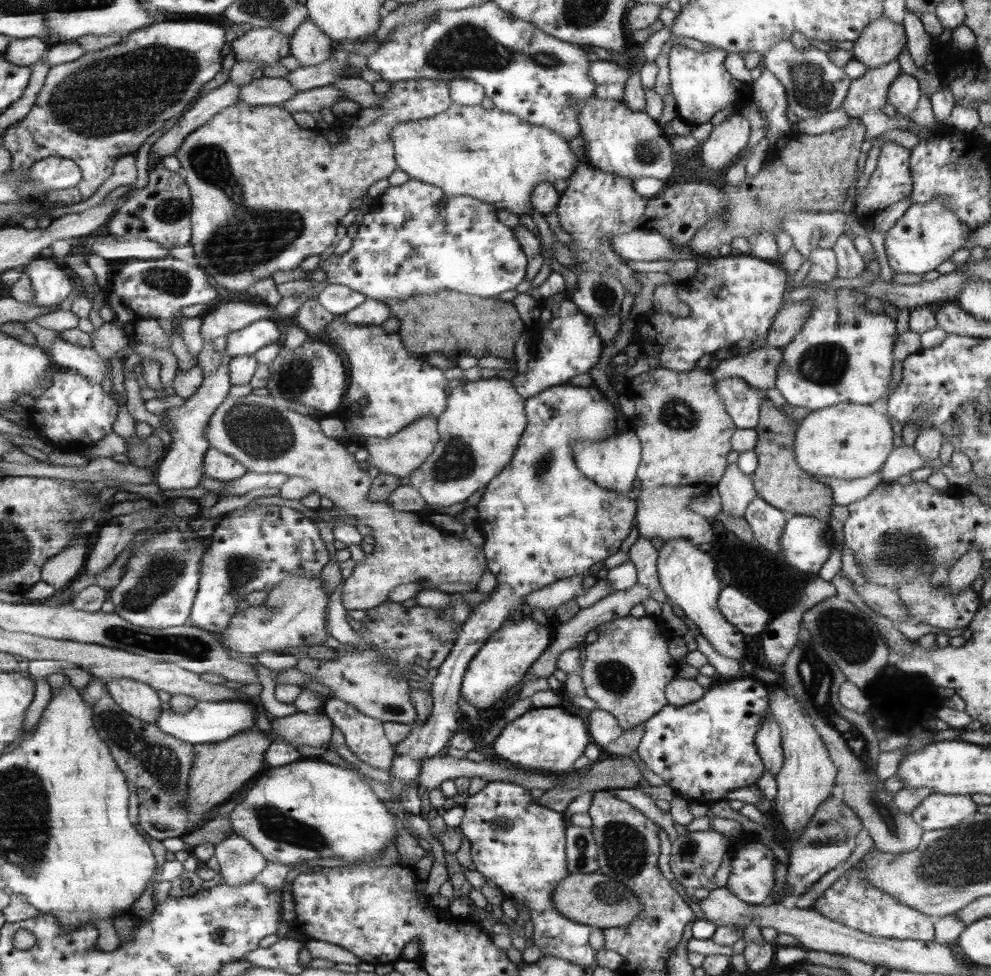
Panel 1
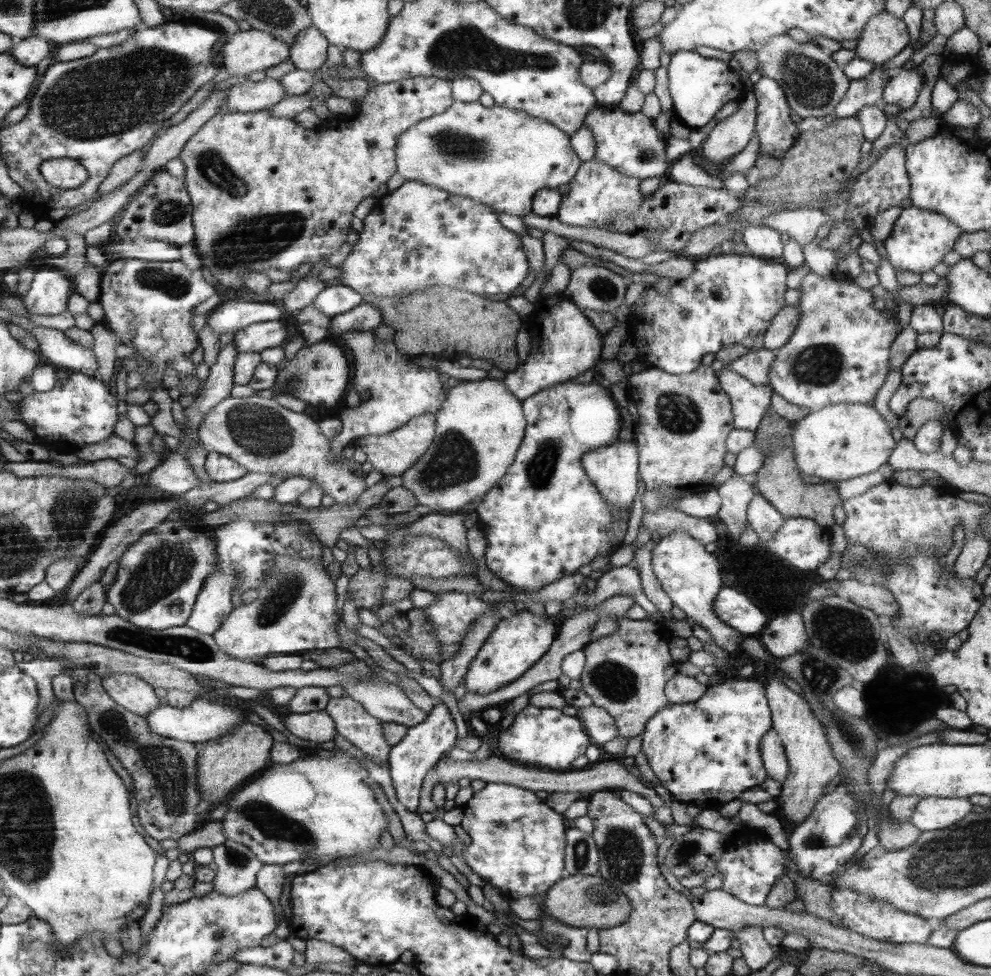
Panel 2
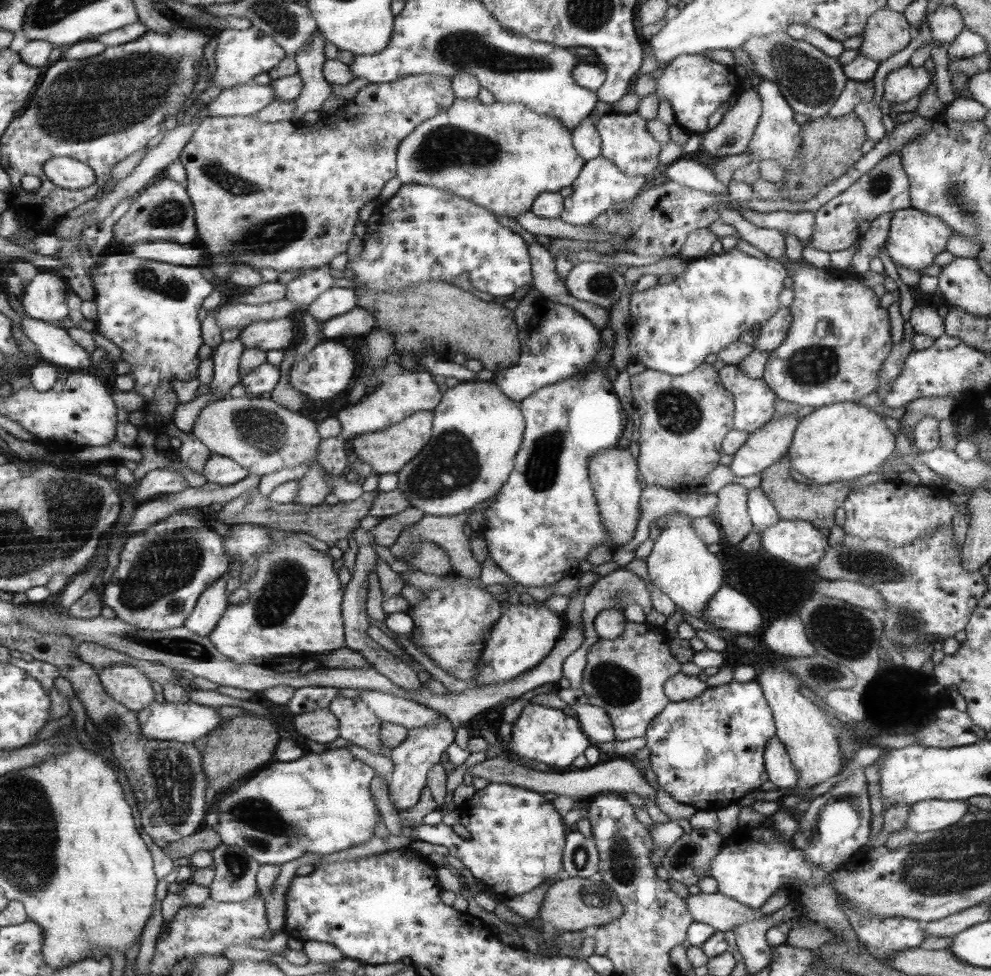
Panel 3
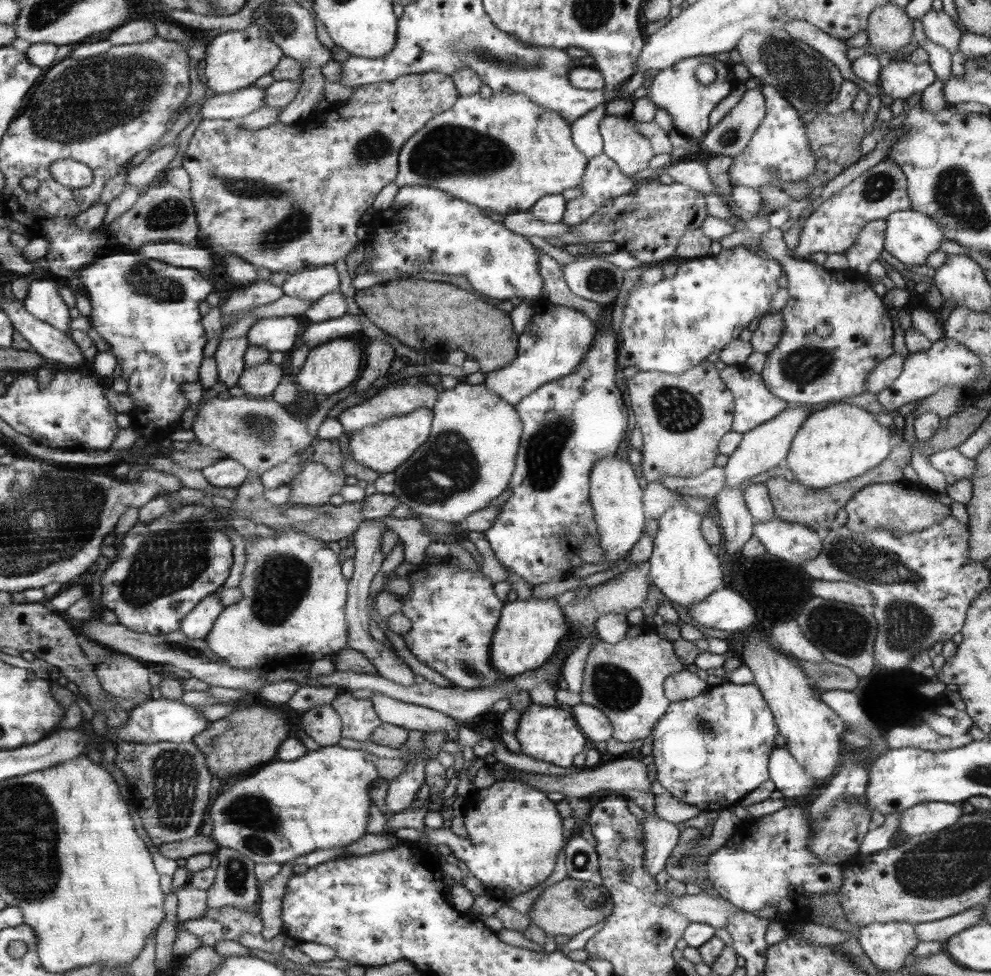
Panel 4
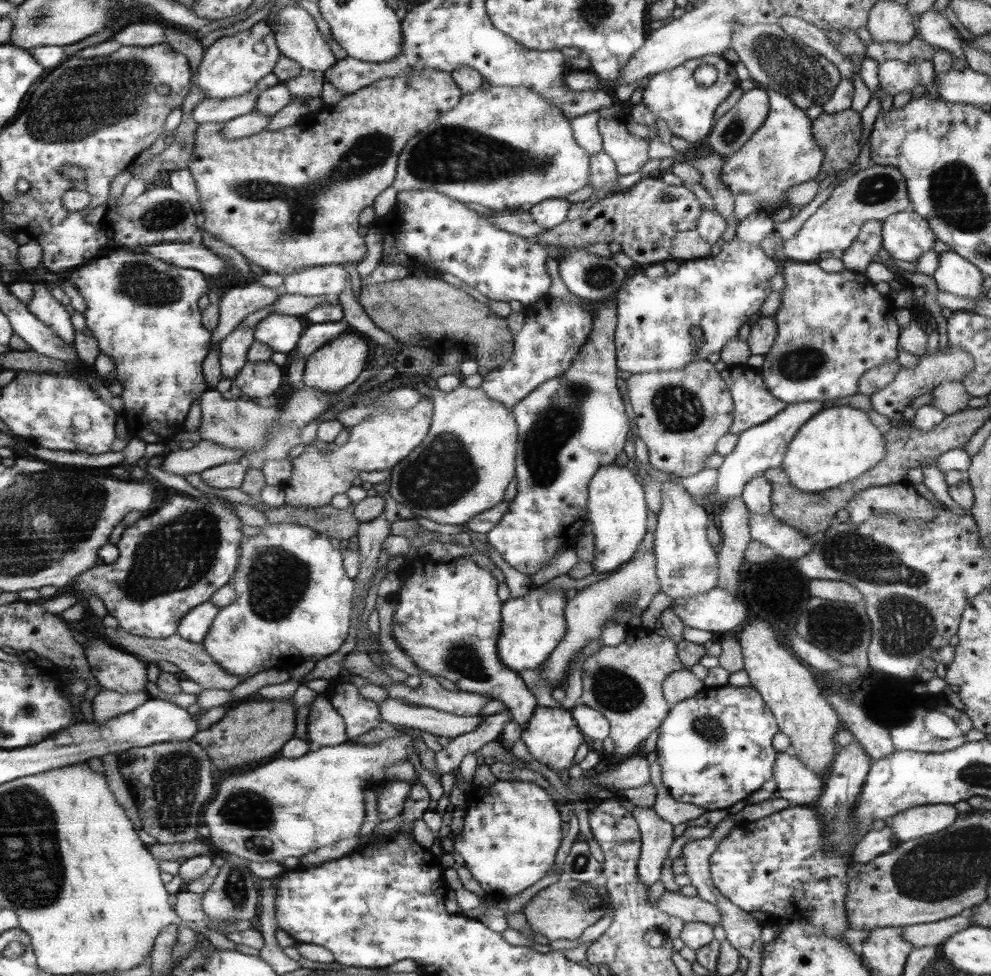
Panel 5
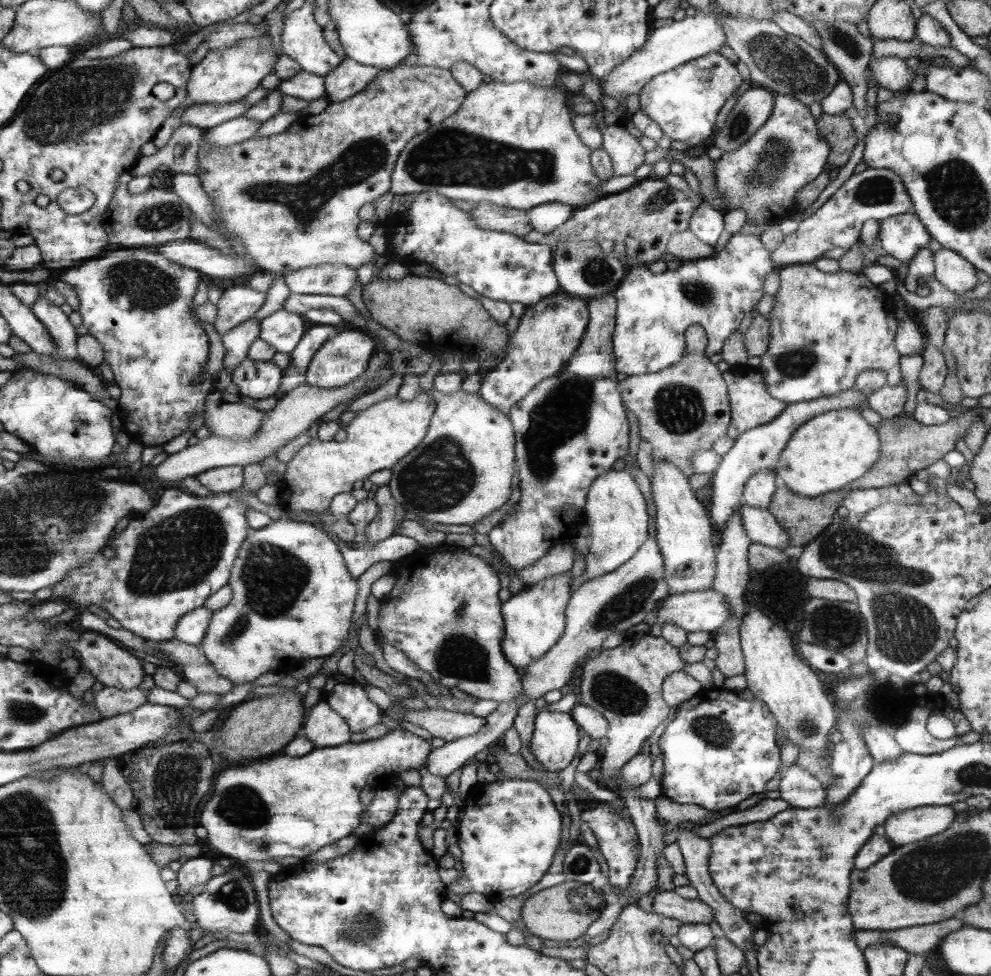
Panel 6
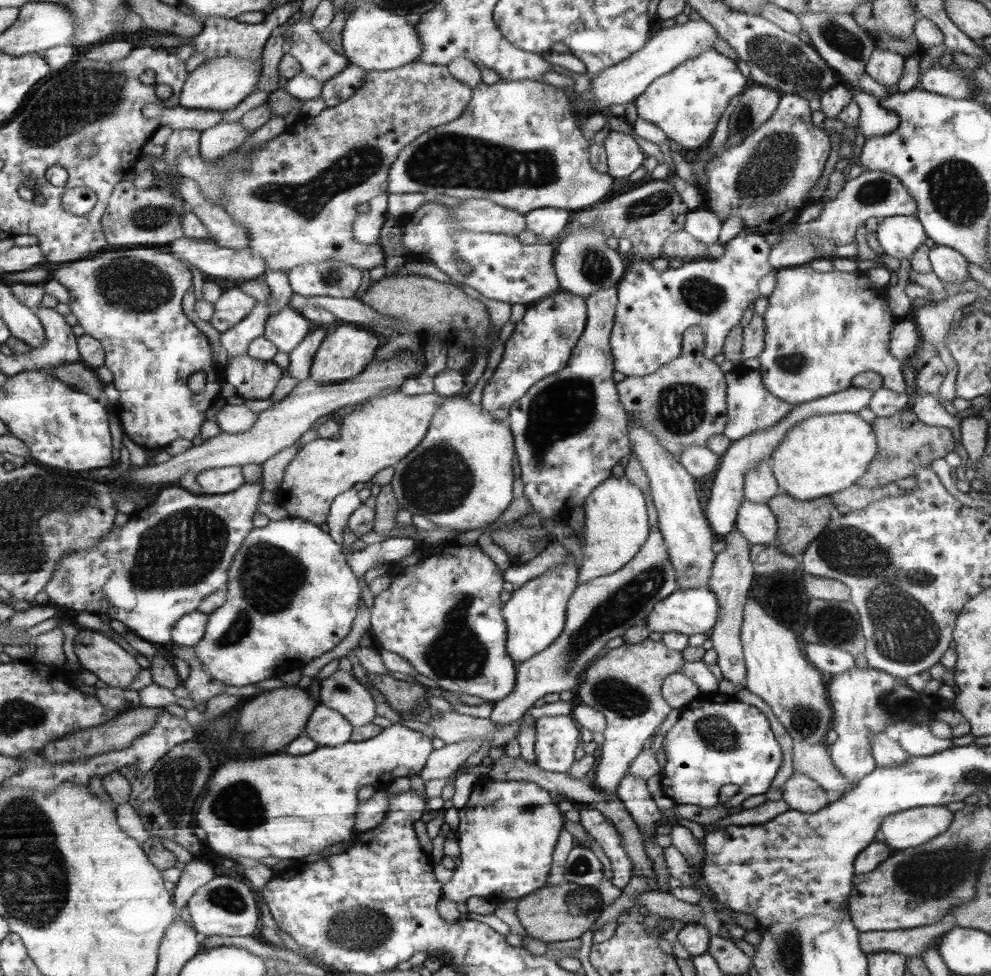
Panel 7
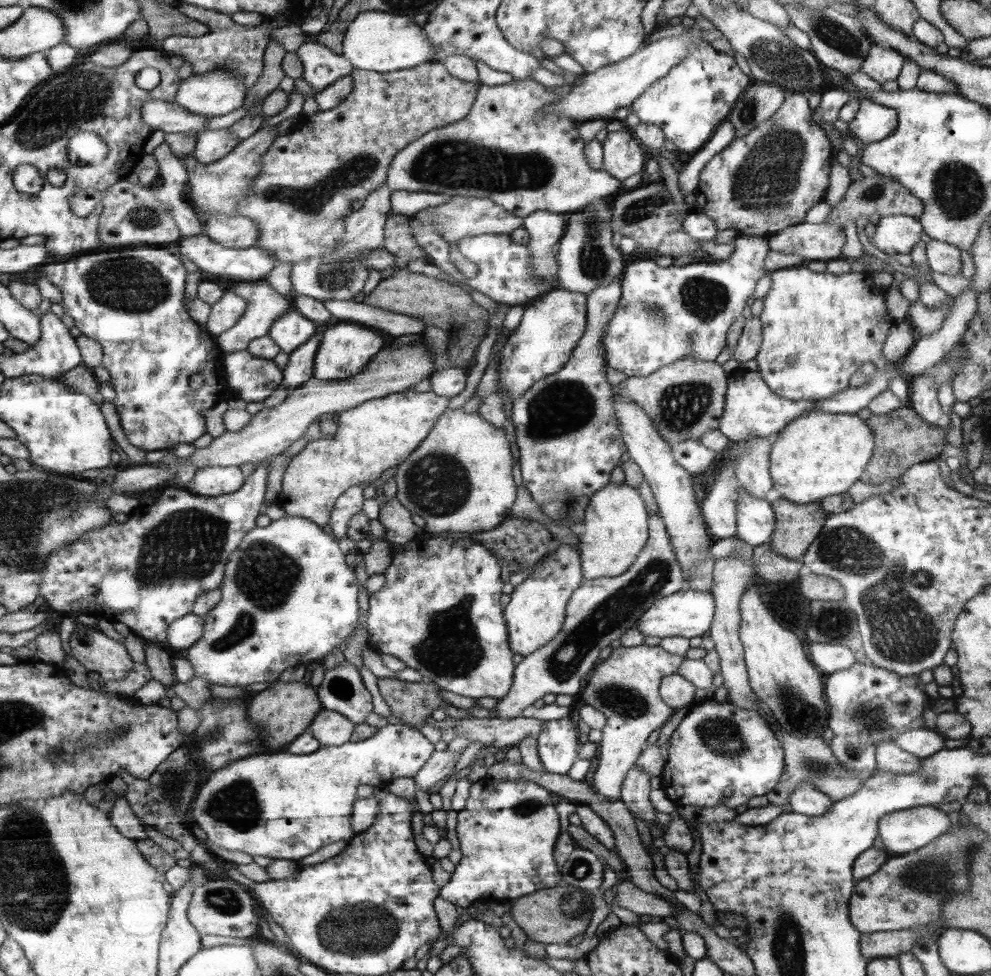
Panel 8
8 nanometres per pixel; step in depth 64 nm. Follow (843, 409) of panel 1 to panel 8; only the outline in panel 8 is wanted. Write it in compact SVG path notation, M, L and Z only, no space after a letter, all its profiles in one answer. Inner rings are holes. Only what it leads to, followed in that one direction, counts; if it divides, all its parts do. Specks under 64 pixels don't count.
M812 410L791 420L774 439L770 459L775 489L796 504L815 503L848 492L854 482L859 482L875 447L874 433L856 413Z

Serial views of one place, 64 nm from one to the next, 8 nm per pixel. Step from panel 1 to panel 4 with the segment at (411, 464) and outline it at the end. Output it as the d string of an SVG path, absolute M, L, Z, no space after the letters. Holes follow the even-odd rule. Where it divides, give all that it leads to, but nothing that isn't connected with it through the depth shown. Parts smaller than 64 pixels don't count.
M418 408L418 410L402 416L384 419L378 424L350 434L350 456L372 471L394 472L401 464L406 463L422 444L427 442L431 436L433 422L434 412L431 408Z

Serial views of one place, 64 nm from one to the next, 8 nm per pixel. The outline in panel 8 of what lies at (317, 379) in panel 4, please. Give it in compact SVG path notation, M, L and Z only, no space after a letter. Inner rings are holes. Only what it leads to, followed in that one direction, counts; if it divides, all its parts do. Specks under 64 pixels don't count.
M347 321L330 326L321 332L319 350L315 354L313 378L324 381L340 381L351 379L351 376L358 375L363 368L382 351L384 338L376 334L370 327L364 327Z

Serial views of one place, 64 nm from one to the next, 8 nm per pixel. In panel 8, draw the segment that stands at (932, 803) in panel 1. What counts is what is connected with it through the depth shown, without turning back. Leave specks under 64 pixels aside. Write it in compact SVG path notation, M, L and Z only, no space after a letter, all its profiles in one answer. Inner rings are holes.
M933 807L899 810L879 820L883 849L890 856L912 852L950 830L953 816Z

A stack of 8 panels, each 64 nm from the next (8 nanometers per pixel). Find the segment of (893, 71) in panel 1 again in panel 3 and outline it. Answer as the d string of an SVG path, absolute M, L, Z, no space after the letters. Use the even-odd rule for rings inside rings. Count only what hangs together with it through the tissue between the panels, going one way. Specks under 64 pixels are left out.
M848 79L842 94L836 100L834 107L828 112L828 116L844 117L856 109L856 105L862 101L872 102L874 96L874 81L859 81Z

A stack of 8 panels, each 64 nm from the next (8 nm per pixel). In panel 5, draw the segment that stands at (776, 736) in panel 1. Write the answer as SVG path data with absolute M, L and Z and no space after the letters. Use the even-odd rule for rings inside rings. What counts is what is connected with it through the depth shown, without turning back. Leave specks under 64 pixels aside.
M780 752L776 758L773 776L777 791L791 806L814 807L820 798L824 779L812 772L800 759Z

